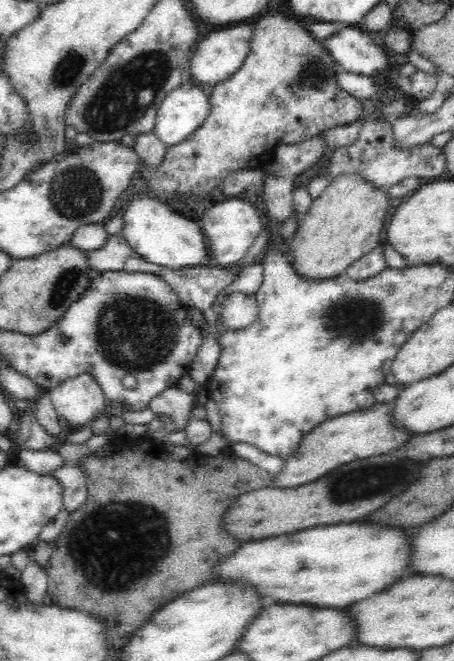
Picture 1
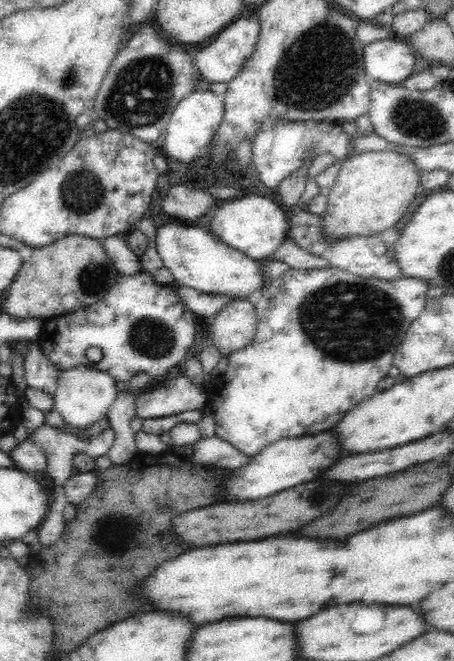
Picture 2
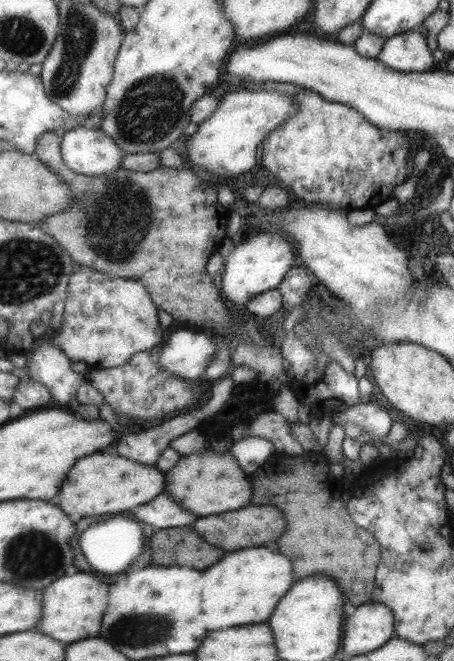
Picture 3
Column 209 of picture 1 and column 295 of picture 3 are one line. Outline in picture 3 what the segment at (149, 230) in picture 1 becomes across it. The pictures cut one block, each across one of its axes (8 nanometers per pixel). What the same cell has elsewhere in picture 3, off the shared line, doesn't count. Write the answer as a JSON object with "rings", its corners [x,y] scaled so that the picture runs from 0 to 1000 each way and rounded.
{"rings":[[[579,348],[531,369],[482,372],[476,381],[491,389],[482,439],[489,451],[507,454],[513,460],[540,461],[553,446],[610,436],[628,411],[659,399],[650,390],[643,369],[645,366],[630,363],[630,357],[621,357],[615,351]]]}

